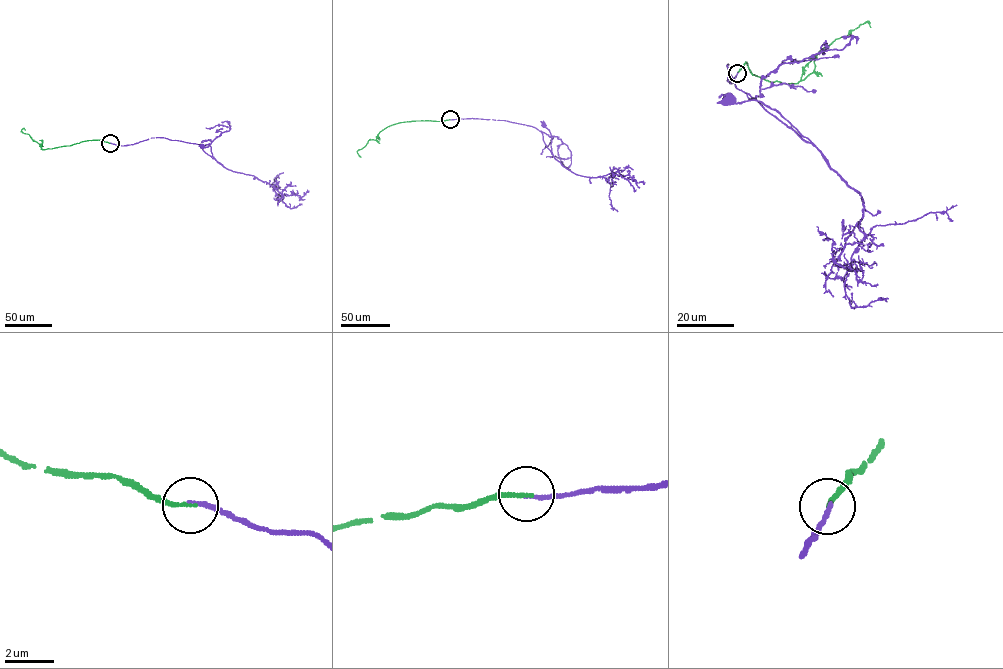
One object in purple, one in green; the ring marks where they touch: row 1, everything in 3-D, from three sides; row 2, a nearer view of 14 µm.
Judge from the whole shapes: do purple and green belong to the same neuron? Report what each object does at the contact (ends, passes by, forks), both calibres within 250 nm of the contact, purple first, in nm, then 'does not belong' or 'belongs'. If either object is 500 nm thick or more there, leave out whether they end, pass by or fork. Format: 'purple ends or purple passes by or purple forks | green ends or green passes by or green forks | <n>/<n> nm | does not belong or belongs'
purple ends | green ends | 160/170 nm | belongs

